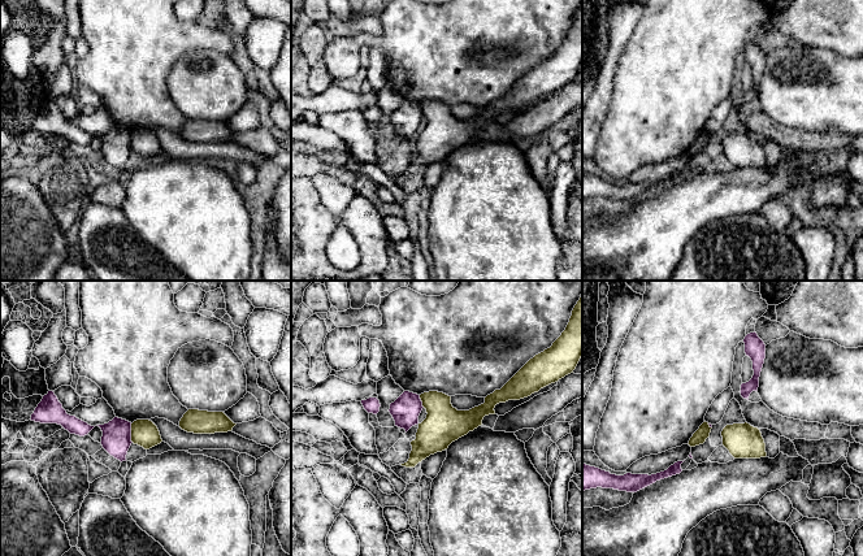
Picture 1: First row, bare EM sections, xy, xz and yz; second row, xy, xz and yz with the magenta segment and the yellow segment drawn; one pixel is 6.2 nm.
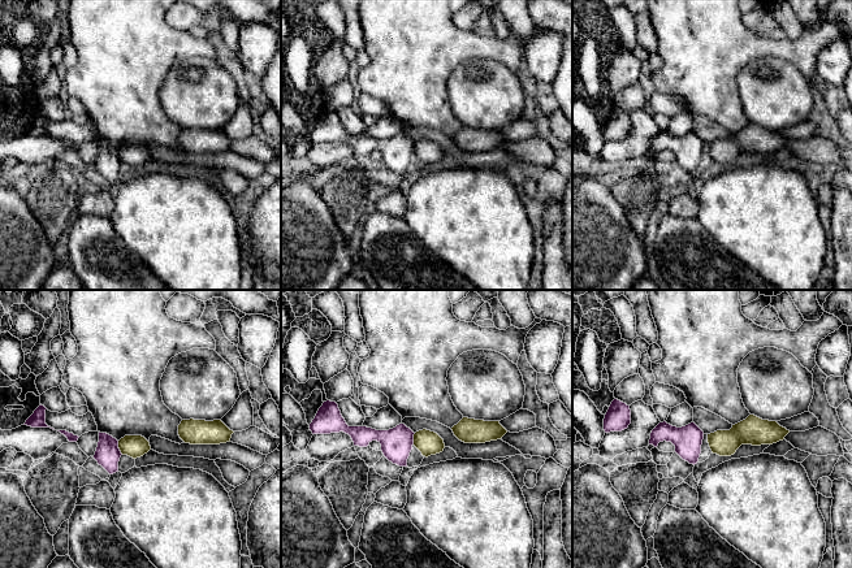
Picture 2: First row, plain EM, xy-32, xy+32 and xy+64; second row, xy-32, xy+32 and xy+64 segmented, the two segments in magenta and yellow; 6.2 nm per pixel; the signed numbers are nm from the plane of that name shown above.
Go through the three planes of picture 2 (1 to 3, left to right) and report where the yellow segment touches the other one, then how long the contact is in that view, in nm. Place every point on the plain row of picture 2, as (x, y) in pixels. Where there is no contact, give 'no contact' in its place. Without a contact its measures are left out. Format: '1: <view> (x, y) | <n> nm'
1: xy-32 (117, 156) | 90 nm
2: xy+32 (412, 147) | 70 nm
3: no contact

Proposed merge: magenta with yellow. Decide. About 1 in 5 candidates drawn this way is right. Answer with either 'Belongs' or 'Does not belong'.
Does not belong

